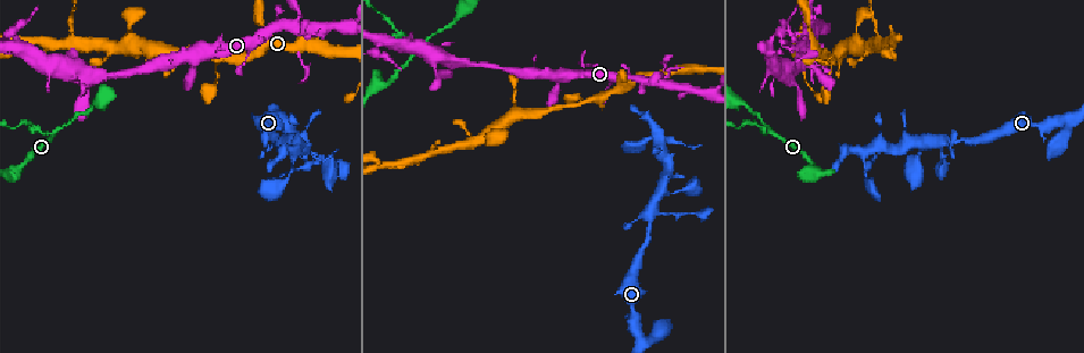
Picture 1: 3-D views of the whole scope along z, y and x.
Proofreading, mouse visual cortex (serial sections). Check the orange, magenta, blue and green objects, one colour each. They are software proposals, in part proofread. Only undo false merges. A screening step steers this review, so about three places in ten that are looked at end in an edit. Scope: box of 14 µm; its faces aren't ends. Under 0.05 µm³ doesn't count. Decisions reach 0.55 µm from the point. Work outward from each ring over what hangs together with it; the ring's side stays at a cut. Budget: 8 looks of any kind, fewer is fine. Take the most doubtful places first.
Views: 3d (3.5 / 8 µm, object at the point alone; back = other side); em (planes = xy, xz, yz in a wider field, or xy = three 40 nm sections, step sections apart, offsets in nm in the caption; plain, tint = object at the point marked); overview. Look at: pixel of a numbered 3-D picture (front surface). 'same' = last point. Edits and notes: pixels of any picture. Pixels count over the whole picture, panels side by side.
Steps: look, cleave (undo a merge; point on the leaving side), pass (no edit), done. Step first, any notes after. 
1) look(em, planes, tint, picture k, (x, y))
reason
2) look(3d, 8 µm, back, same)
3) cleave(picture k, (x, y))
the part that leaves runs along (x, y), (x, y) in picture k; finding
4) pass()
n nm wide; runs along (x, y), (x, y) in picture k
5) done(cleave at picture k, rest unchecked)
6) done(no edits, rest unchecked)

look(3d, 3.5 µm, picture 1, (773, 133))
branch point

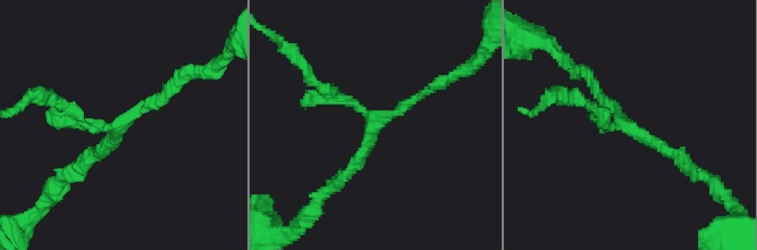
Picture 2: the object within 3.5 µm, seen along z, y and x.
look(em, xy, step 2, tint, picture 2, (373, 127))
3 arms; arms of 150, 150, 200 nm; now the EM

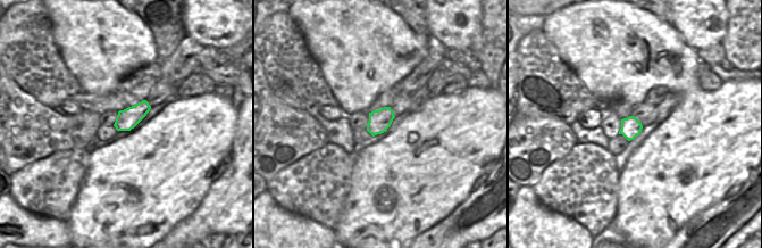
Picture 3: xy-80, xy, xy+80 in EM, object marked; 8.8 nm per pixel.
cleave(picture 2, (76, 121))
200 nm wide; the part that leaves runs along (109, 127), (30, 97) in picture 2; a second cell is stuck on

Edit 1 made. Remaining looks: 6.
look(overview)

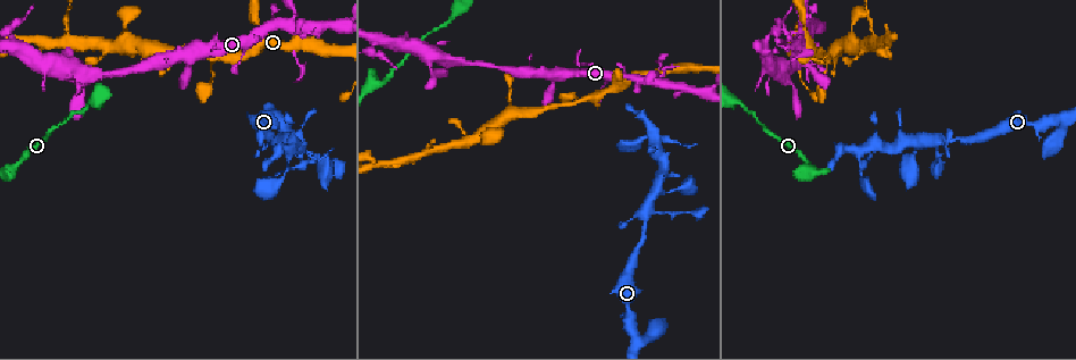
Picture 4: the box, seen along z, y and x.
look(3d, 3.5 µm, picture 4, (580, 100))
a narrow waist

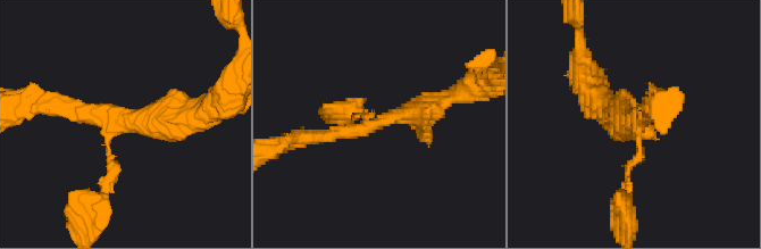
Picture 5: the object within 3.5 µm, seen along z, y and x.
look(em, xy, step 1, tint, picture 5, (379, 124))
3 arms; arms of 100, 200, 350 nm

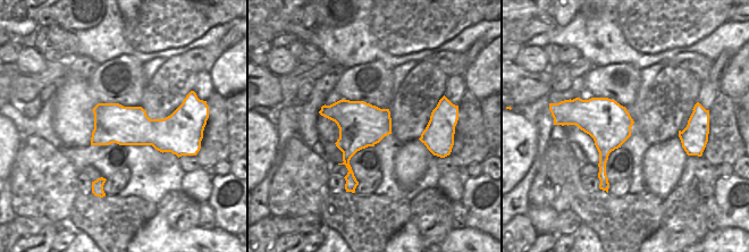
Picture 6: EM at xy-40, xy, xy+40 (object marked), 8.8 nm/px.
pass()
runs along (446, 99), (370, 129), (307, 137) in picture 5; all the same cell

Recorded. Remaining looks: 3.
look(3d, 3.5 µm, picture 4, (880, 42))
side arm on a straight run

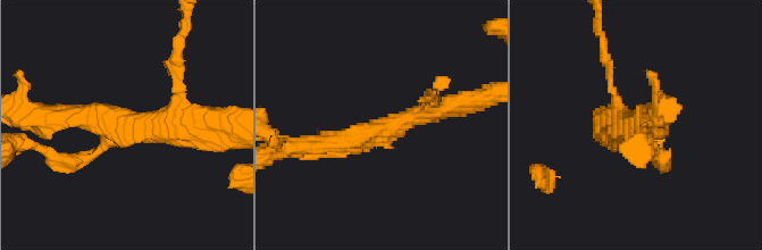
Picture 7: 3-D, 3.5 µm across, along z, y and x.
look(em, xy, step 1, tint, picture 7, (367, 138))
3 arms; arms of 200, 300, 300 nm

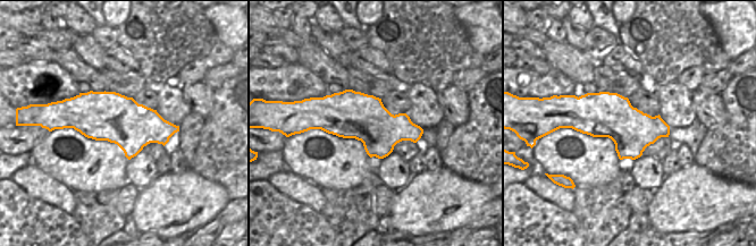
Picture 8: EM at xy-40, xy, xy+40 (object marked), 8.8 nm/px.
pass()
all the same cell

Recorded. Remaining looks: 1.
done(cleave at picture 2, rest unchecked)

